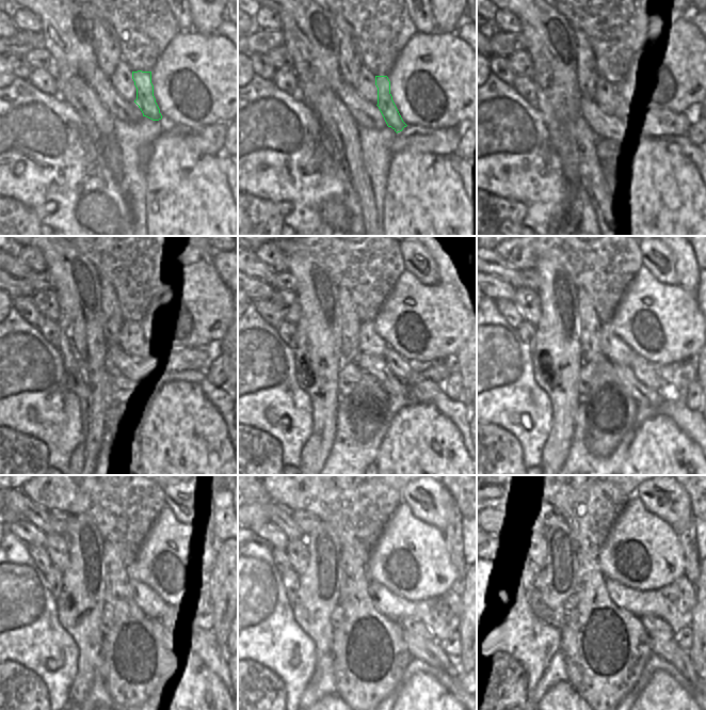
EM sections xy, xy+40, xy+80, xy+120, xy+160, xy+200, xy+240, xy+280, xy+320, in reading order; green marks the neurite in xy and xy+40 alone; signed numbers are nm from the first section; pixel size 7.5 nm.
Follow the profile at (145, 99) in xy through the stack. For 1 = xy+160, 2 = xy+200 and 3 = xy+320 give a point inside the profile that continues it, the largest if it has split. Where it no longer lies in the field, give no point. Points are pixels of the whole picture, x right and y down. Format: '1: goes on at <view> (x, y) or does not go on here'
1: goes on at xy+160 (400, 367)
2: goes on at xy+200 (645, 373)
3: goes on at xy+320 (657, 628)

